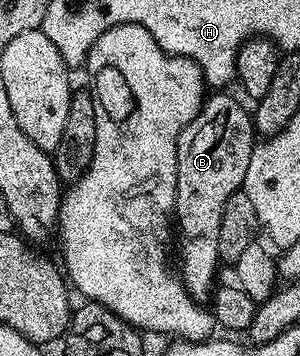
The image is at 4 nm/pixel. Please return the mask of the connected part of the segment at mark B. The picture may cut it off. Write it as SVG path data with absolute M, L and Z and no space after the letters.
M211 94L203 101L203 108L181 130L177 142L177 190L175 210L177 240L183 255L181 279L187 293L196 302L203 302L216 287L215 271L221 267L217 250L217 233L221 230L221 210L235 192L242 189L245 170L257 143L253 116L231 96Z

